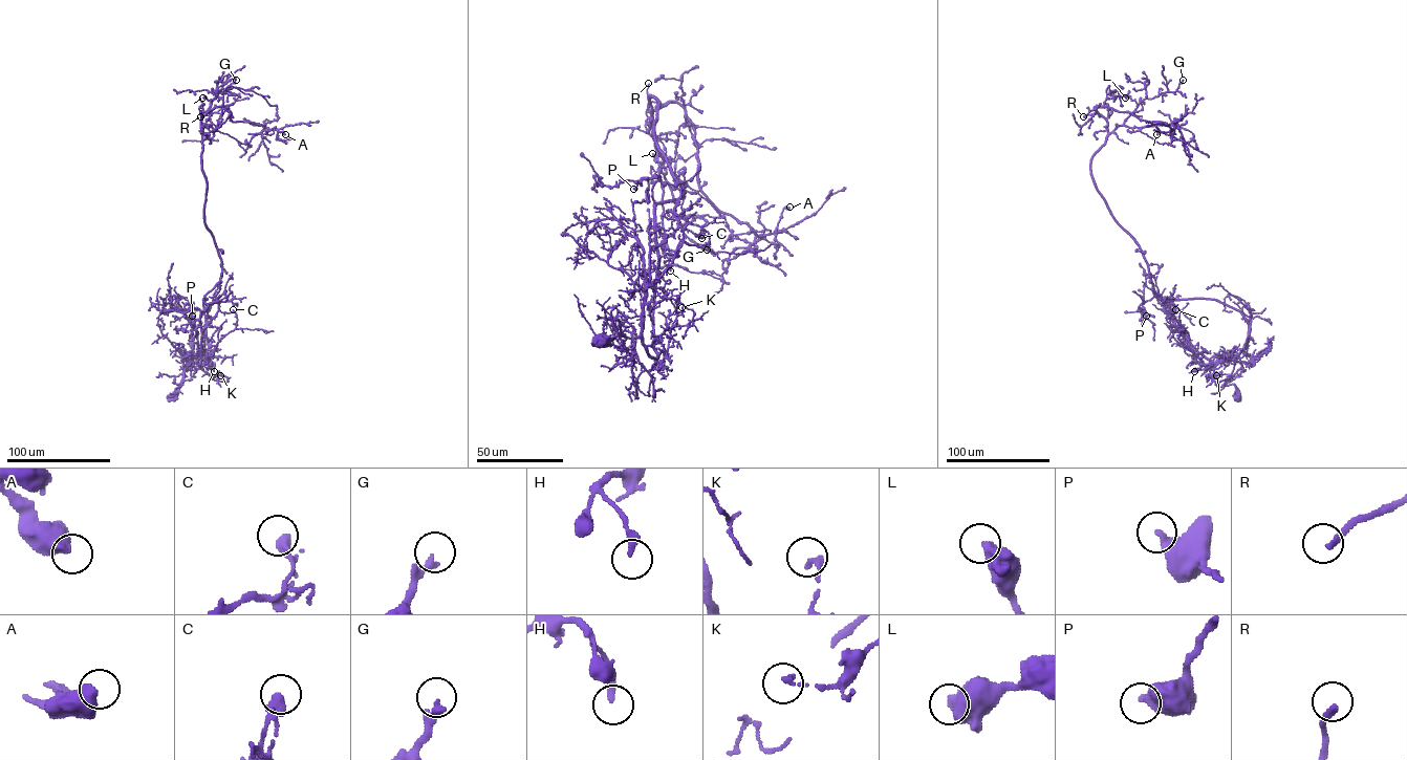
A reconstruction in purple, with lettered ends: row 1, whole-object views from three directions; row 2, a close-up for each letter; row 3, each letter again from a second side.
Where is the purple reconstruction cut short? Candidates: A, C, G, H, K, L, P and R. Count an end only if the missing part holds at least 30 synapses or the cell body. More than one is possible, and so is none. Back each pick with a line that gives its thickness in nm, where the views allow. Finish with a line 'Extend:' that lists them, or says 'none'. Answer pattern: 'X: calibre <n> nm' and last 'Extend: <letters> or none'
R: calibre 260 nm
Extend: R

